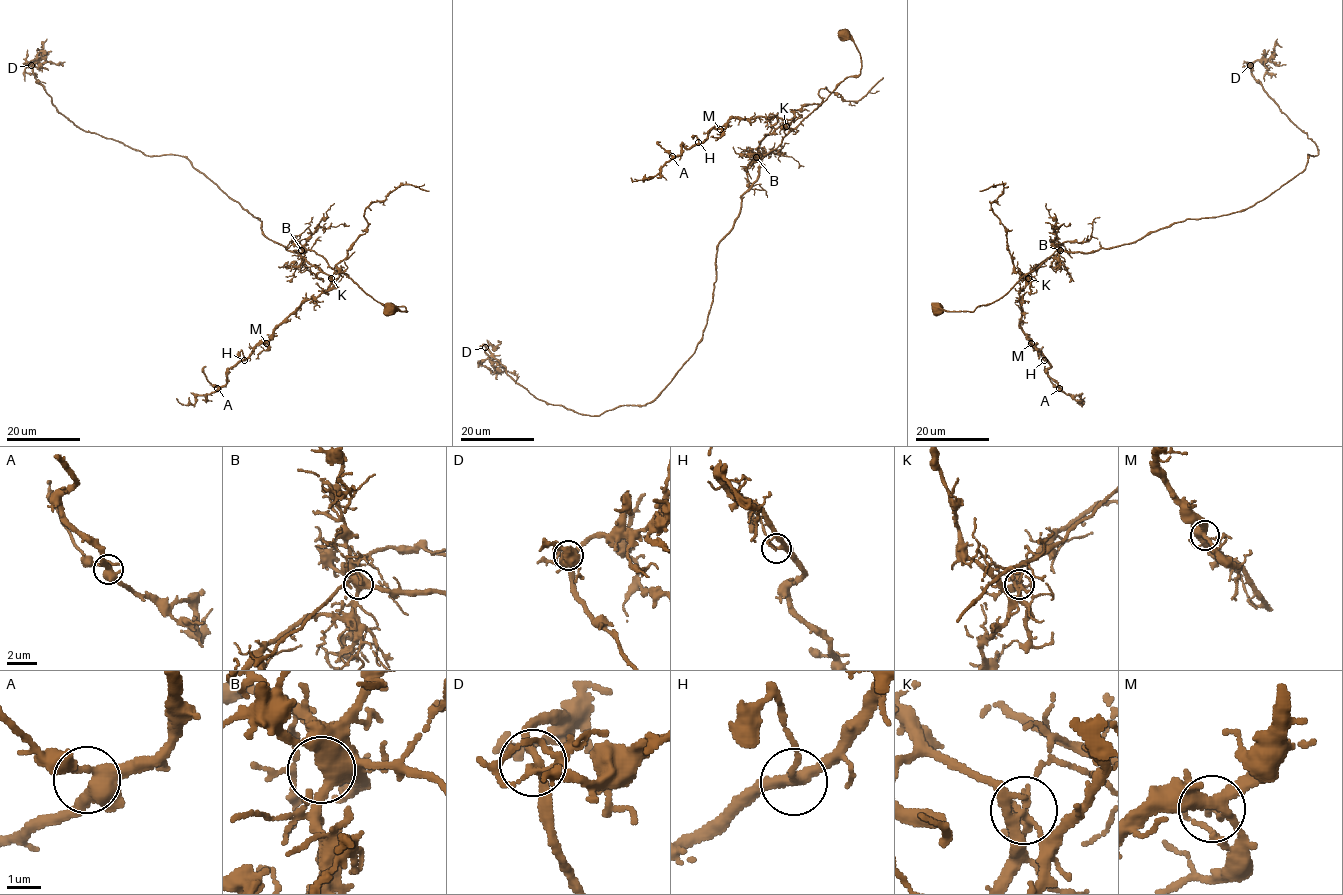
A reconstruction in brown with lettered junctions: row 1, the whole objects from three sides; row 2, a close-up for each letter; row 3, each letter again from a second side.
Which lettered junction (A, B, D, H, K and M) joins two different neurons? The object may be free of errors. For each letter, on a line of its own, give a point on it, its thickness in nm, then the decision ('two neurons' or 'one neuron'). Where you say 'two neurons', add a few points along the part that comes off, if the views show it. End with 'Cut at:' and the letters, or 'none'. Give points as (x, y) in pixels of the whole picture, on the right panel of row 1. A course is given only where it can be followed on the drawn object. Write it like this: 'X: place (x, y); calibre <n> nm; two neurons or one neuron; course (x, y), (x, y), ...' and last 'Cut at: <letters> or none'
A: place (1059, 388); calibre 400 nm; one neuron
B: place (1060, 250); calibre 440 nm; one neuron
D: place (1250, 65); calibre 200 nm; one neuron
H: place (1044, 360); calibre 280 nm; one neuron
K: place (1028, 278); calibre 240 nm; two neurons; course (1028, 278), (1019, 292), (1020, 329), (1051, 365), (1048, 375), (1066, 394), (1079, 396), (1084, 403), (1080, 398)
M: place (1031, 343); calibre 360 nm; one neuron
Cut at: K

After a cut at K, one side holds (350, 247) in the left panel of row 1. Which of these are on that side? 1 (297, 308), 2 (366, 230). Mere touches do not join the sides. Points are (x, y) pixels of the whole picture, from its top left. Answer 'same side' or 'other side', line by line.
1: same side
2: same side

